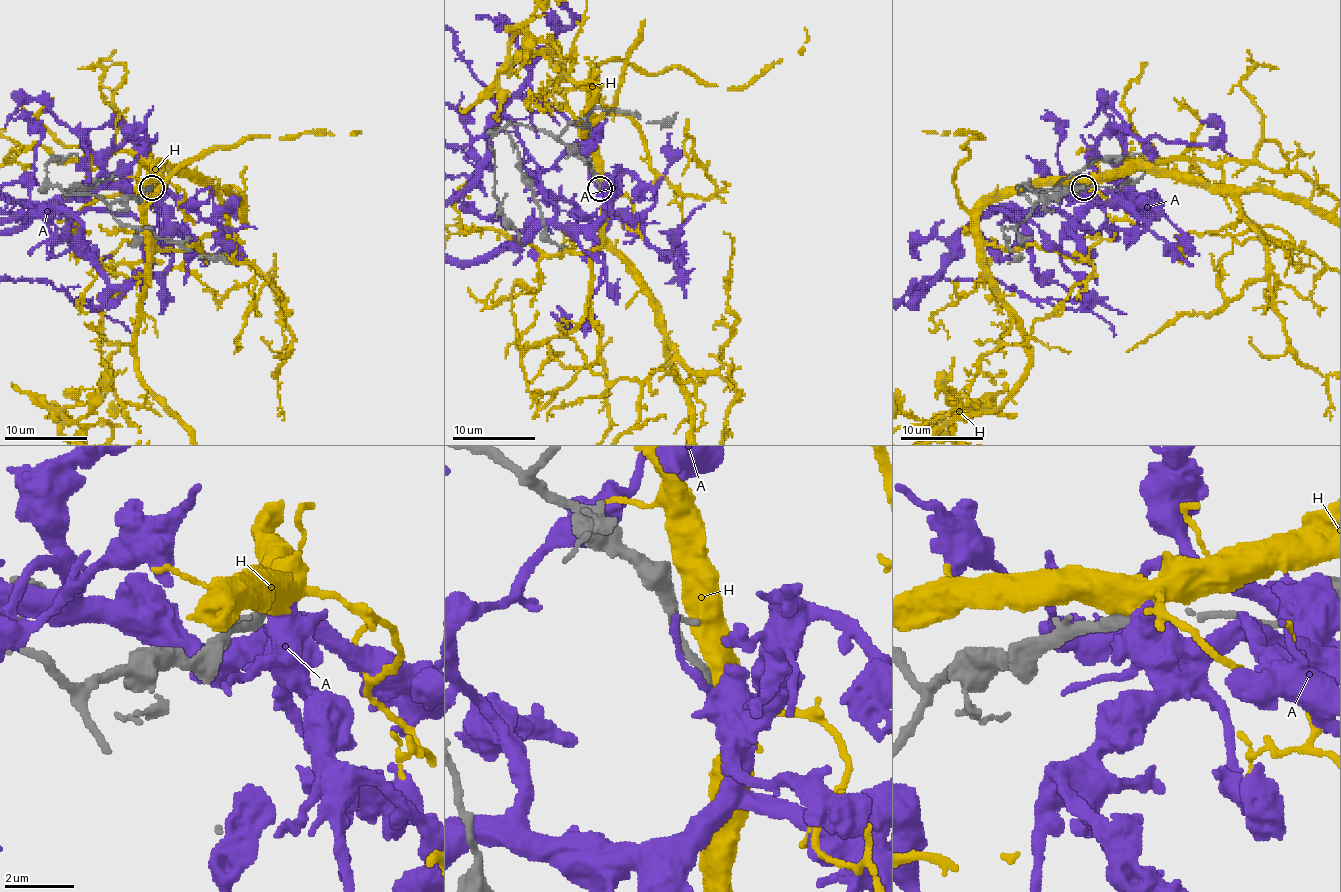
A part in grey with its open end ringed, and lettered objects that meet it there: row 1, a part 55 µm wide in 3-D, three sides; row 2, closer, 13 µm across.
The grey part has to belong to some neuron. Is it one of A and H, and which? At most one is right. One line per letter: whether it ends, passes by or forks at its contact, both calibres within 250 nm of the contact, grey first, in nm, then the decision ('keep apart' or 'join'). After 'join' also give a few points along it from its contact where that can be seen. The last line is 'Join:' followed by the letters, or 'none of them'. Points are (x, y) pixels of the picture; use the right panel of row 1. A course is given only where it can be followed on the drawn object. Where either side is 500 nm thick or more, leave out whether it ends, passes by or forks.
A: 320 nm thick on the grey side, 800 nm on the other; keep apart
H: 320 nm thick on the grey side, 550 nm on the other; keep apart
Join: none of them

